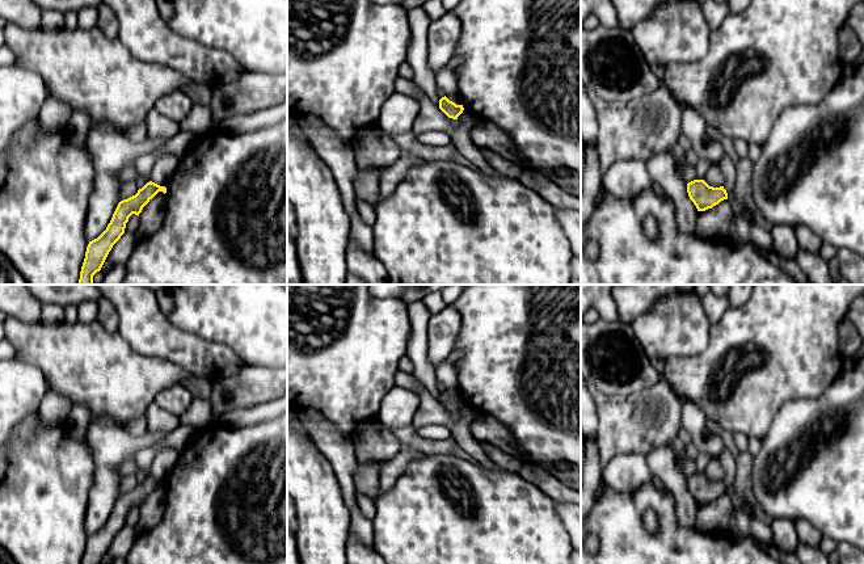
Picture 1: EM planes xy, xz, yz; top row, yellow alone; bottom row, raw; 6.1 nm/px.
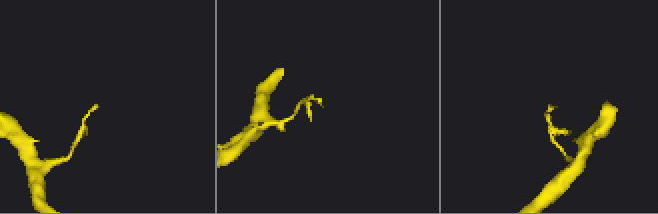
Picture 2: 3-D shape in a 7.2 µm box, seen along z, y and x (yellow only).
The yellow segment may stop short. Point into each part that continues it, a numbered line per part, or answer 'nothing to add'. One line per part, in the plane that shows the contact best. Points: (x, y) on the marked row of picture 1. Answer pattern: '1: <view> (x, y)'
nothing to add

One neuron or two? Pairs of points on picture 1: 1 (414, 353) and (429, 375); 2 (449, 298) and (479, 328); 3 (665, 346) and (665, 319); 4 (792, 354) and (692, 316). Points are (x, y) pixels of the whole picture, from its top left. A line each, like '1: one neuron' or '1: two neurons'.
1: one neuron
2: two neurons
3: one neuron
4: two neurons

